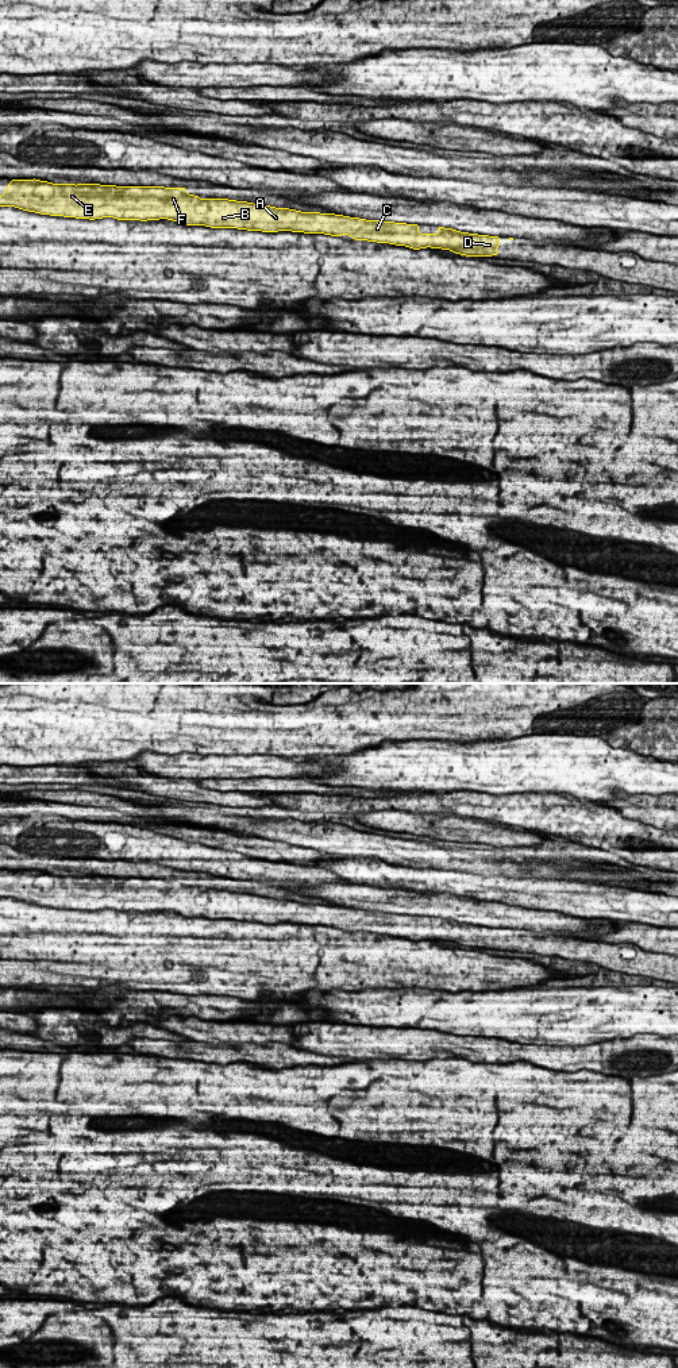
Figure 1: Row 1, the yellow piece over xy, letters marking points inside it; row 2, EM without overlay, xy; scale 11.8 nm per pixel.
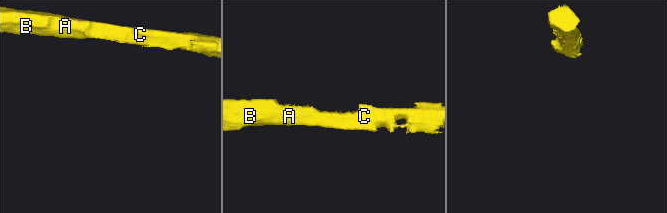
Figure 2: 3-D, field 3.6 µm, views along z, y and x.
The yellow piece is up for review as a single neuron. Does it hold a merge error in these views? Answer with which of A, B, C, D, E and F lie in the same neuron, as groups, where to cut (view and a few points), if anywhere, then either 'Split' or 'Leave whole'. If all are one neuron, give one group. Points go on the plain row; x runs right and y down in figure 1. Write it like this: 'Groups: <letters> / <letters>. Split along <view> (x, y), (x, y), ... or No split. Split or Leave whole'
Groups: A B C E F / D. Split along xy (418, 924), (411, 939). Split

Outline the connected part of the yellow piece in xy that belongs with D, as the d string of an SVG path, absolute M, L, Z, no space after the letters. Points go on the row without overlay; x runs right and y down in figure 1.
M438 918L438 925L417 925L413 928L412 940L442 940L466 948L500 947L497 939L501 928L459 924L452 920Z

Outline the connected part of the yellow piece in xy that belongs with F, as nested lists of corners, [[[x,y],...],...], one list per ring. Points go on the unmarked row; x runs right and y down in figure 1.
[[[12,871],[0,887],[0,898],[15,898],[23,902],[50,907],[76,910],[118,912],[159,912],[167,910],[184,917],[205,917],[211,920],[238,920],[247,922],[278,924],[292,922],[304,925],[324,925],[340,929],[350,926],[351,932],[389,935],[412,940],[413,928],[419,925],[419,916],[366,912],[335,905],[301,903],[289,899],[276,899],[254,894],[228,890],[200,890],[188,886],[186,879],[165,878],[116,878],[100,875],[58,875],[34,871]]]

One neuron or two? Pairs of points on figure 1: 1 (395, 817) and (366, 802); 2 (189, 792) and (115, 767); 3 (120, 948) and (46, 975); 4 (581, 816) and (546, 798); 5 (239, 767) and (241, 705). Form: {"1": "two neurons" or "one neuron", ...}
{"1": "two neurons", "2": "one neuron", "3": "one neuron", "4": "one neuron", "5": "two neurons"}

